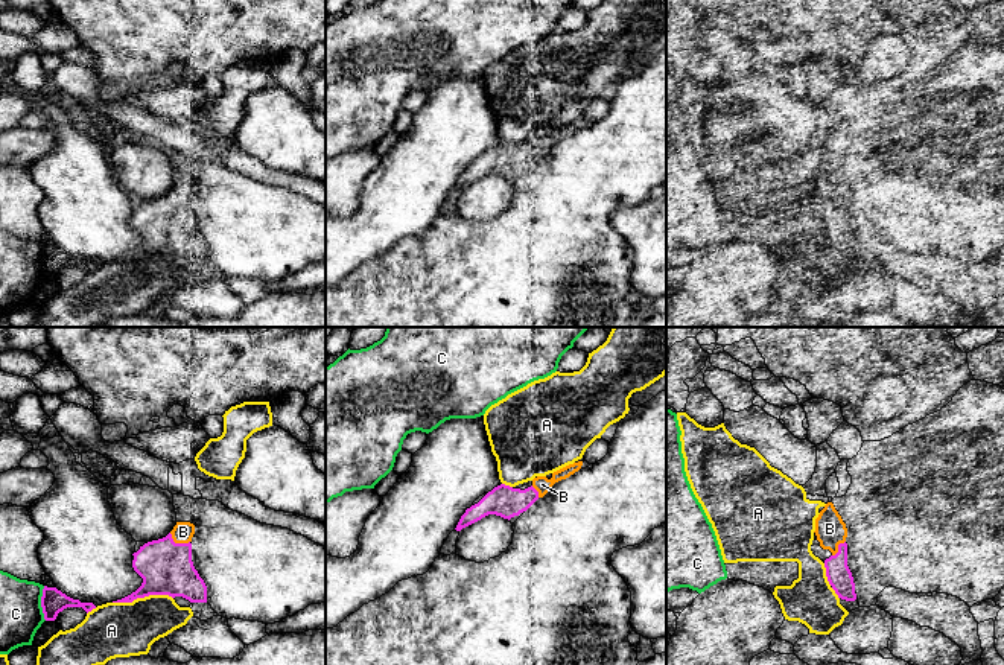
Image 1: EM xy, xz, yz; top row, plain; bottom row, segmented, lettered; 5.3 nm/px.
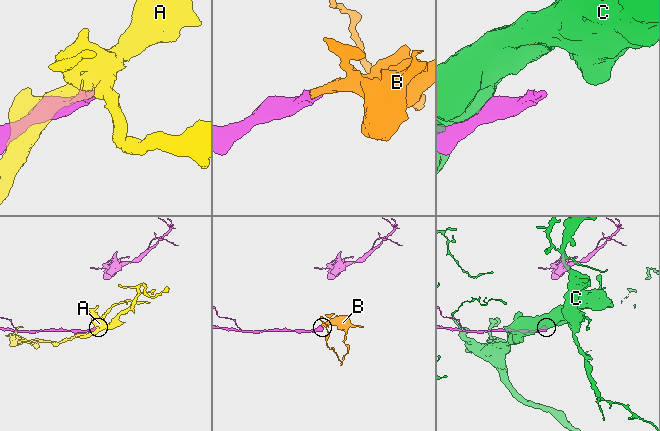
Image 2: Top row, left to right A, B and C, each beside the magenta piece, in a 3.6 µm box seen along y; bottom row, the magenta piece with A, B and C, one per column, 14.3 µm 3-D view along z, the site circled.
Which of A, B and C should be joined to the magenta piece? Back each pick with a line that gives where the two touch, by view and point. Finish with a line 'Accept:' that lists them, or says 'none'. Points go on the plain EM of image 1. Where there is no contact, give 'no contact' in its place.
B: contact xy (178, 203)
Accept: B

